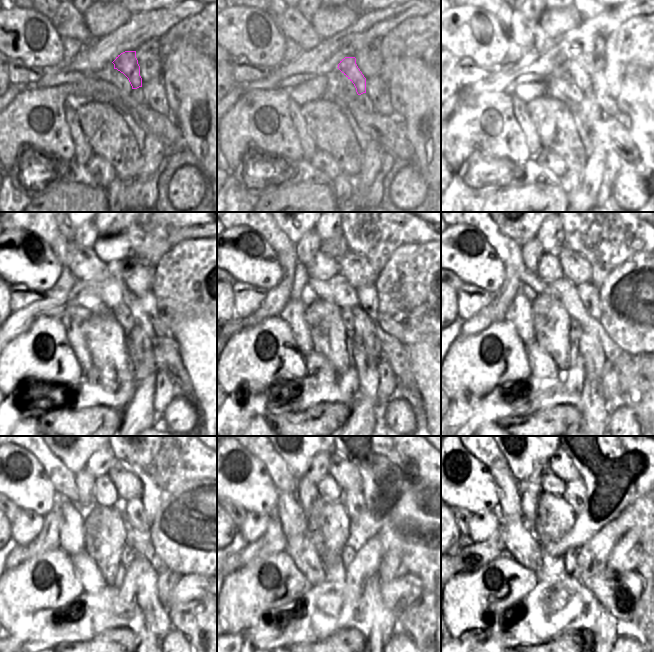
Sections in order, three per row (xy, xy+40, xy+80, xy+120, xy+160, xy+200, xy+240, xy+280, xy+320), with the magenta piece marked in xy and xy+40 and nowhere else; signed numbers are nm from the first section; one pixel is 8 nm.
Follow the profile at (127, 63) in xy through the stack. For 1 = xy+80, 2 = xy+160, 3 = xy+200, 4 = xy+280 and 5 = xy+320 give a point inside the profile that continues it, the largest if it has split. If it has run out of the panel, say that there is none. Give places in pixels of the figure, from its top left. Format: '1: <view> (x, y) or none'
1: xy+80 (572, 68)
2: xy+160 (365, 334)
3: xy+200 (591, 350)
4: xy+280 (380, 625)
5: xy+320 (605, 633)

